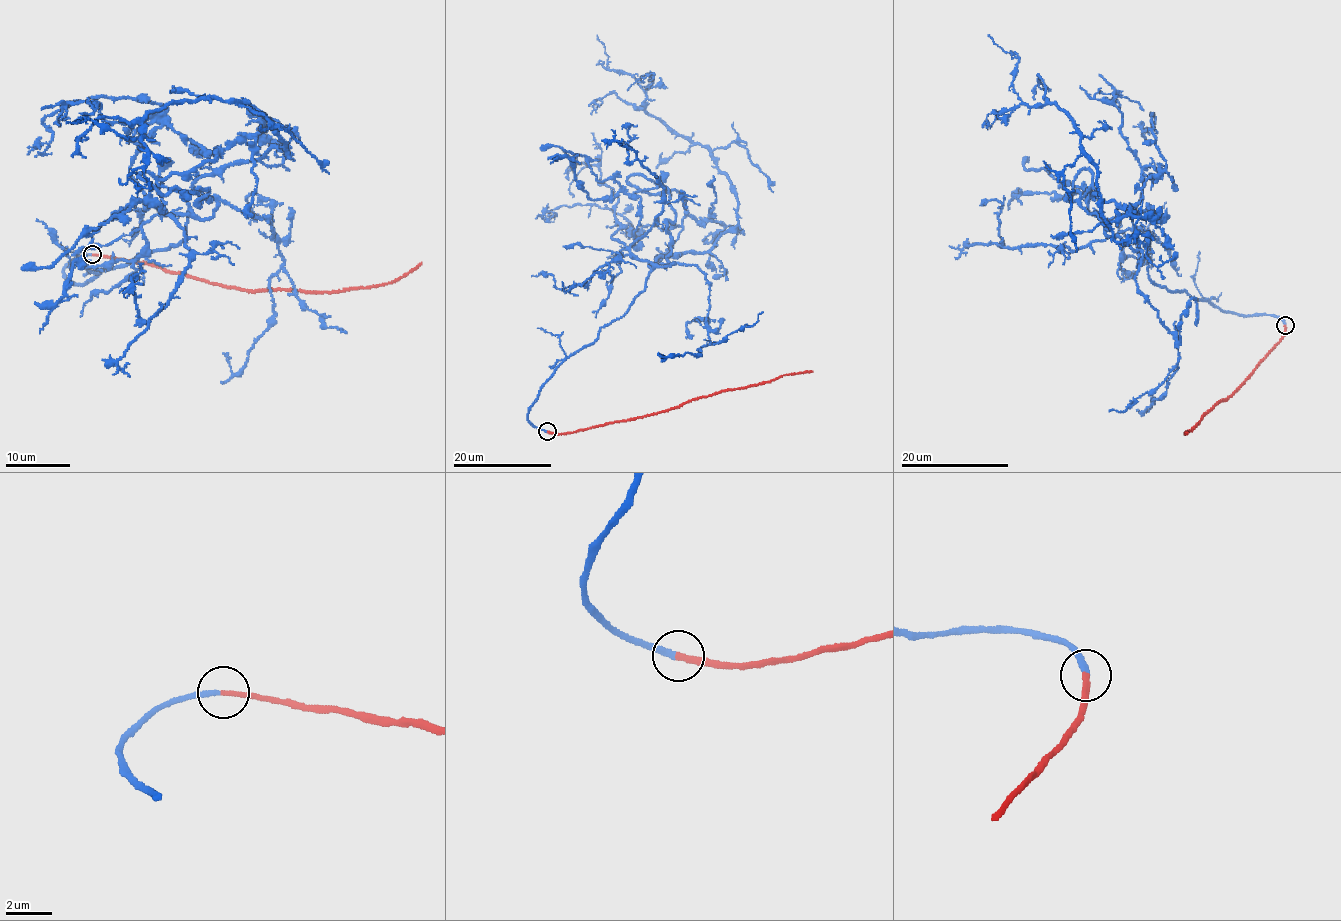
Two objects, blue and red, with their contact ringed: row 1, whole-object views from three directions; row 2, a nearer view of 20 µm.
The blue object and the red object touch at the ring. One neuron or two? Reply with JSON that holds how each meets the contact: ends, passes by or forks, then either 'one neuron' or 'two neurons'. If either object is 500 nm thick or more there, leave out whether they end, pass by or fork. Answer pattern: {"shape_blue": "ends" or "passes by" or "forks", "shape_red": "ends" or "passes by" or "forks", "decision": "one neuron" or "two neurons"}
{"shape_blue": "ends", "shape_red": "ends", "decision": "one neuron"}

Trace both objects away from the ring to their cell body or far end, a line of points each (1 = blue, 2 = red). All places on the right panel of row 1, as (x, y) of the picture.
1: (1285, 324), (1151, 281), (1149, 234), (1113, 238), (1075, 121), (1026, 105), (1018, 60), (988, 35)
2: (1285, 325), (1280, 341), (1237, 390), (1203, 414), (1199, 424), (1188, 432)

